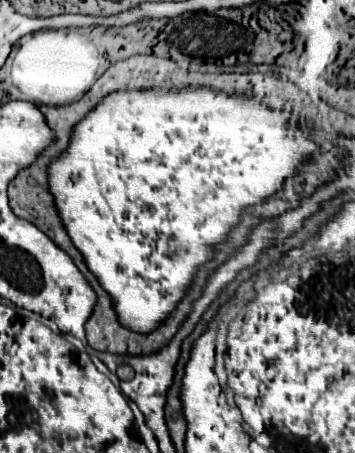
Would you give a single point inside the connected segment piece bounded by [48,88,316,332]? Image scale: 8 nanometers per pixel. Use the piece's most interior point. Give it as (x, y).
(187, 162)

